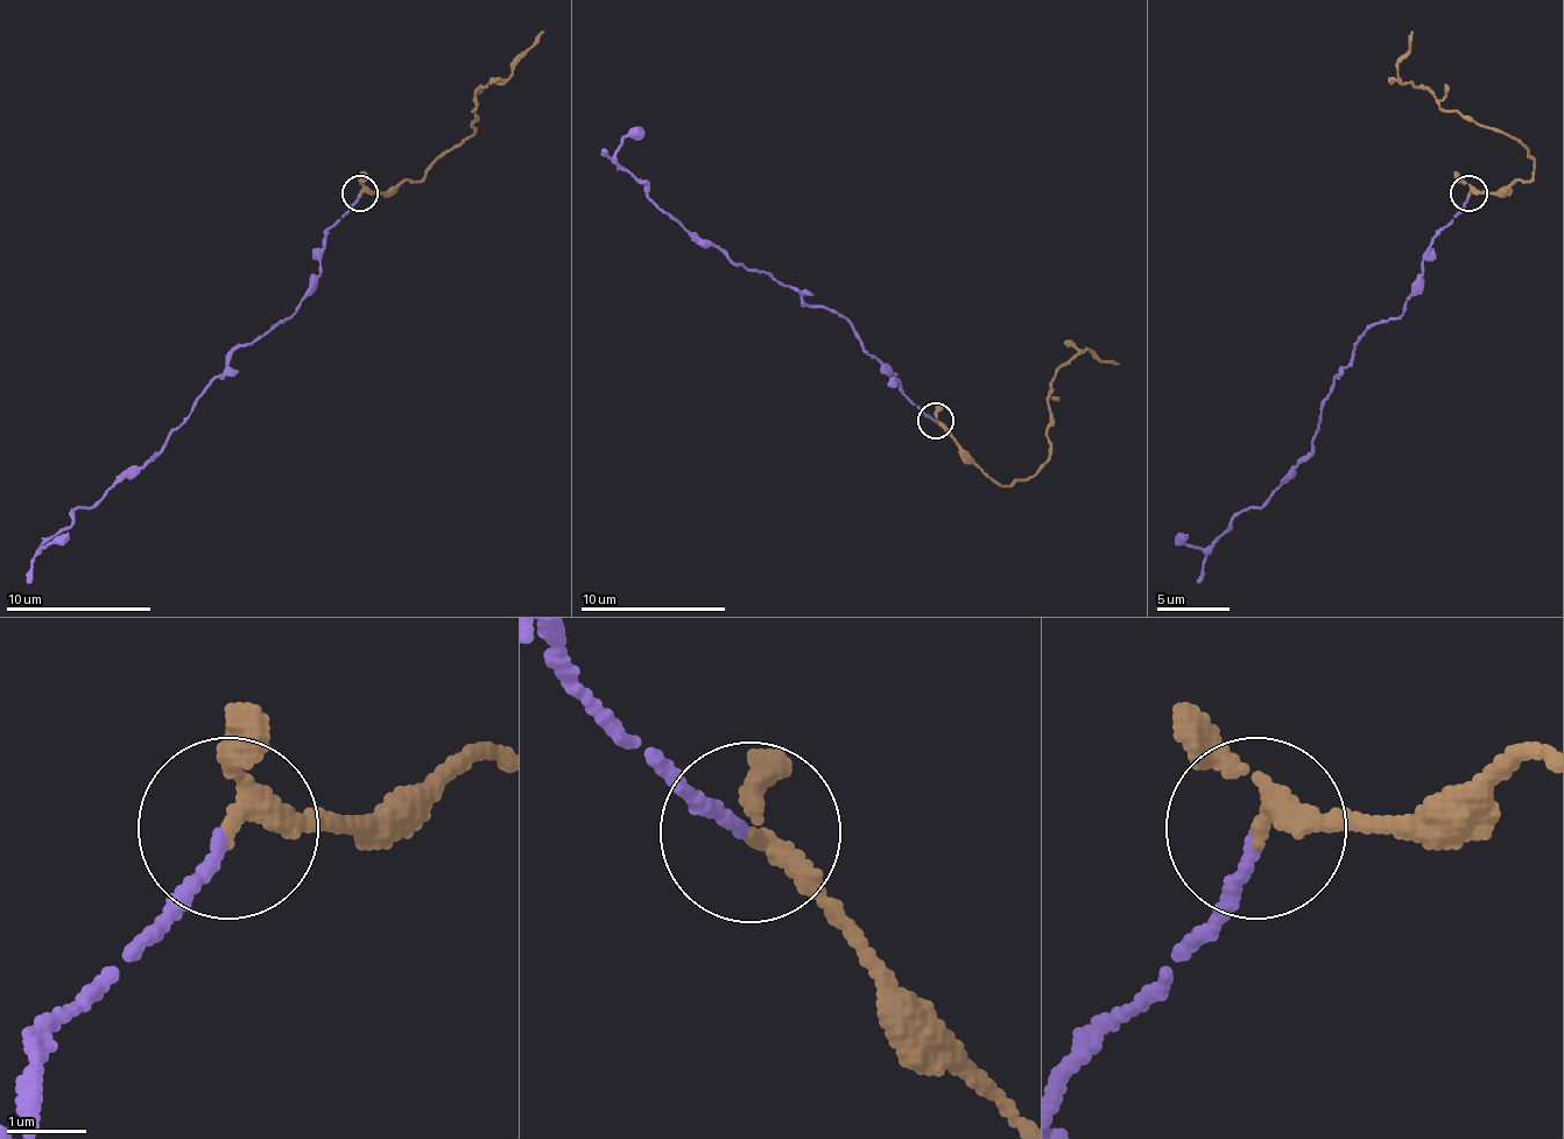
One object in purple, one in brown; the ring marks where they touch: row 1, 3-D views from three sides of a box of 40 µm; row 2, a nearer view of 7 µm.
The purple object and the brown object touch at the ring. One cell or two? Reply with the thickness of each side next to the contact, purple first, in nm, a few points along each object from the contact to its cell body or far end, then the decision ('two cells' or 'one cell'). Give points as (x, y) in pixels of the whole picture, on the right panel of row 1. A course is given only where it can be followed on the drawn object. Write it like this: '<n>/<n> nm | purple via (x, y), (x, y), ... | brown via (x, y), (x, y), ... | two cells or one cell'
160/220 nm | purple via (1467, 195), (1435, 238), (1420, 289), (1395, 318), (1366, 332), (1293, 475), (1209, 548), (1191, 548), (1179, 533) | brown via (1467, 195), (1529, 180), (1529, 150), (1503, 133), (1445, 111), (1435, 96), (1399, 75), (1413, 30) | one cell

